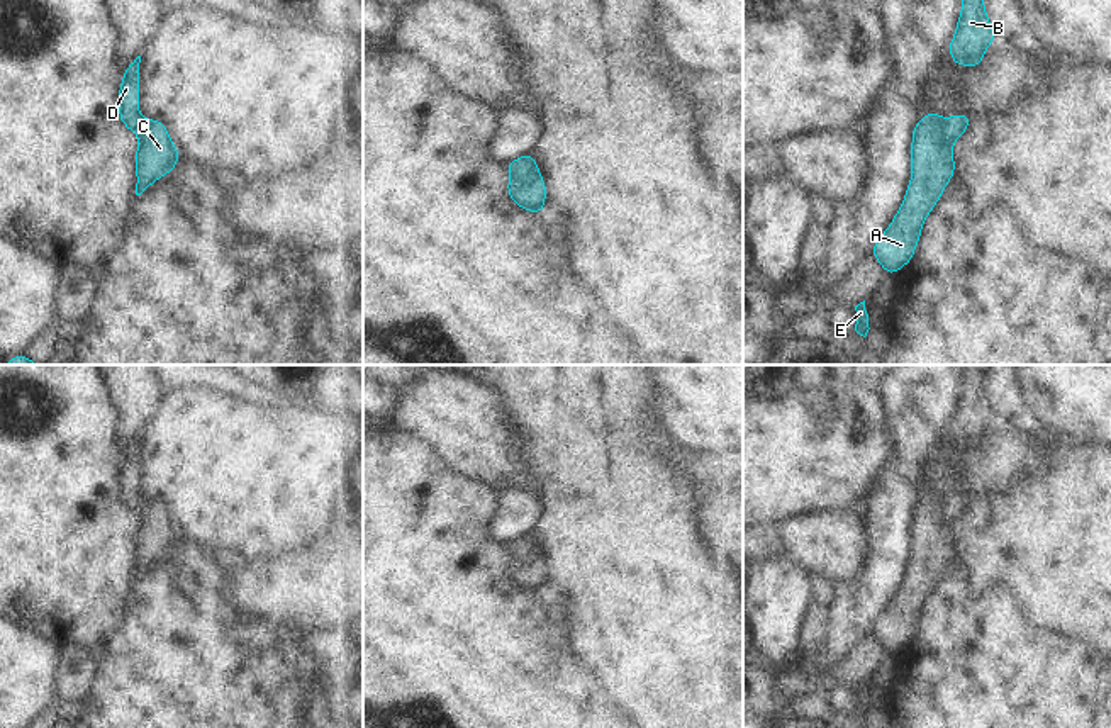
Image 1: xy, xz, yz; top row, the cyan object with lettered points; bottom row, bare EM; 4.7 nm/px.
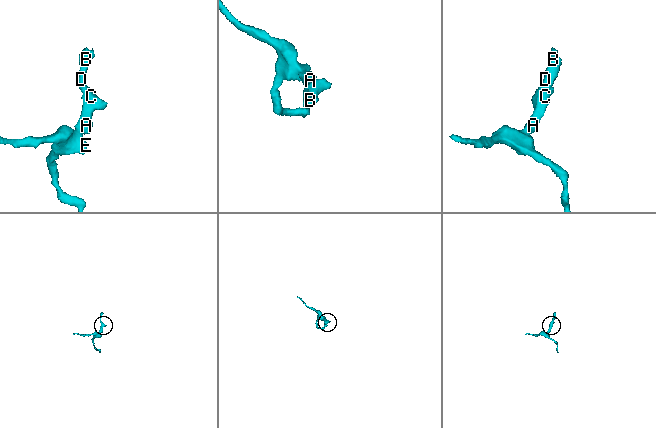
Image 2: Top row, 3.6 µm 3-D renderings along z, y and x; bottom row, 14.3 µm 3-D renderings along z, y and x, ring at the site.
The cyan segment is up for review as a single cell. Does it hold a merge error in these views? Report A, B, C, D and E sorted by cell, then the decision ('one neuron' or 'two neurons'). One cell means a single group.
A B C D E | one neuron

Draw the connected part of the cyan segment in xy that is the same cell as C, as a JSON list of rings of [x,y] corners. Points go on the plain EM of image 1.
[[[141,436],[124,451],[119,465],[119,501],[139,516],[139,528],[134,533],[136,575],[141,575],[156,560],[173,552],[180,540],[180,531],[173,524],[168,509],[158,499],[146,501],[139,494],[139,453]]]

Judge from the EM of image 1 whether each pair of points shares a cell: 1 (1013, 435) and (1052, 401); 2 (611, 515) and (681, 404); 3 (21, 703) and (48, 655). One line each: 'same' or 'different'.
1: different
2: different
3: same

